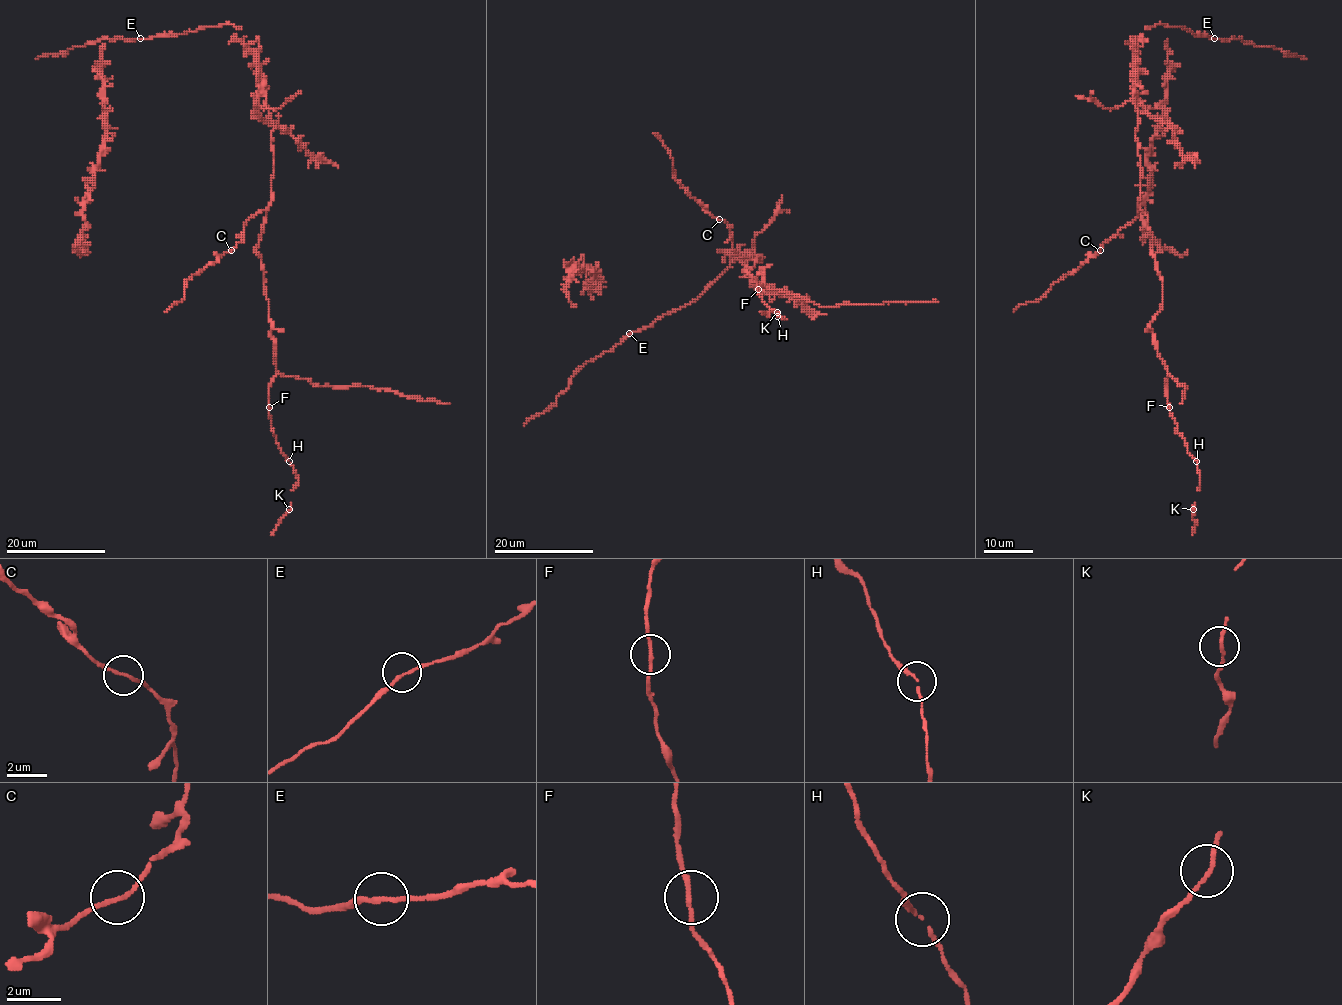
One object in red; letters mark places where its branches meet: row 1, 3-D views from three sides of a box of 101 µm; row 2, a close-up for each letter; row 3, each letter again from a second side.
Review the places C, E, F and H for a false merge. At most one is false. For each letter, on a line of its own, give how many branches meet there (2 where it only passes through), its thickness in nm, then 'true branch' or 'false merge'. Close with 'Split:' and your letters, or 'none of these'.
C: 2 | 150 nm | true branch
E: 2 | 160 nm | true branch
F: 2 | 180 nm | true branch
H: 2 | 130 nm | true branch
Split: none of these

